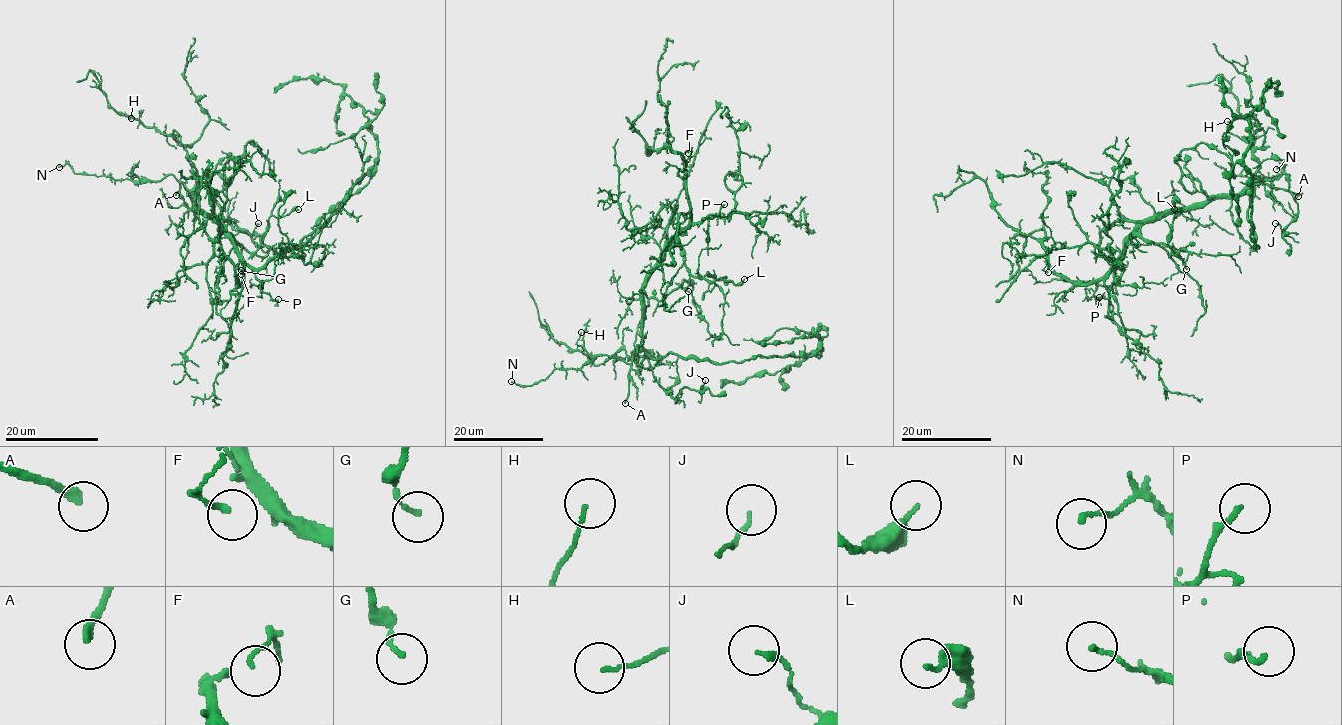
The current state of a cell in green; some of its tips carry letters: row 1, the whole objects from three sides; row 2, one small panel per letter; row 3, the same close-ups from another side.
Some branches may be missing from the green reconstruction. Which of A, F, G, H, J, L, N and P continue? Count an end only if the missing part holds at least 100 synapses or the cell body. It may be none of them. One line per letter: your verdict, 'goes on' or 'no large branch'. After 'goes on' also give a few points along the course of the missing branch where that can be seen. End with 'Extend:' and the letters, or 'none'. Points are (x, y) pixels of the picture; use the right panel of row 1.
A: goes on
F: no large branch
G: no large branch
H: no large branch
J: no large branch
L: no large branch
N: no large branch
P: no large branch
Extend: A

